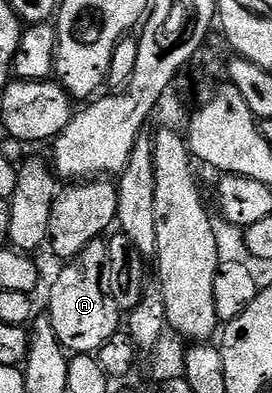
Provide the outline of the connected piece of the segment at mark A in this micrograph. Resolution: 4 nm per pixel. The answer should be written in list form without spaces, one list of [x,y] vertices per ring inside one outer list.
[[[100,240],[91,242],[75,258],[66,263],[67,266],[55,278],[51,286],[51,327],[57,336],[57,340],[63,345],[64,350],[72,355],[90,354],[94,355],[121,330],[121,311],[117,300],[111,298],[111,292],[107,284],[107,248],[108,243]]]

